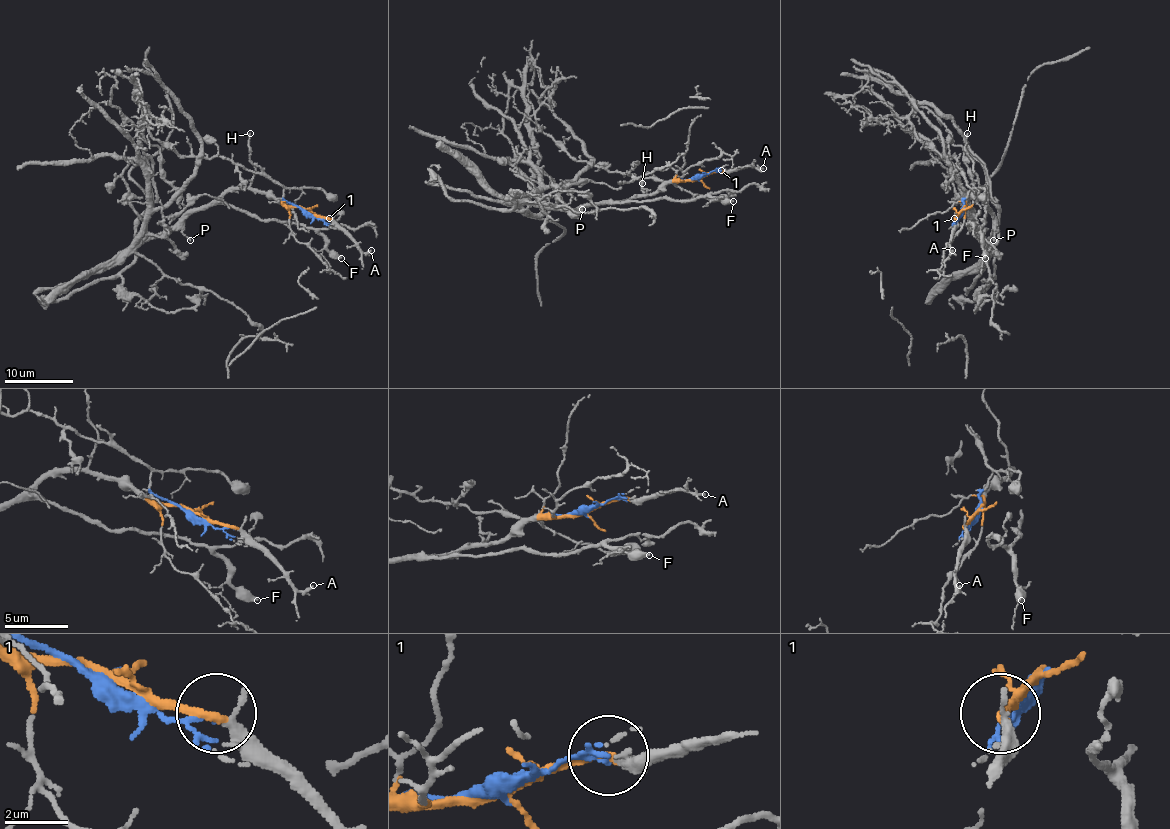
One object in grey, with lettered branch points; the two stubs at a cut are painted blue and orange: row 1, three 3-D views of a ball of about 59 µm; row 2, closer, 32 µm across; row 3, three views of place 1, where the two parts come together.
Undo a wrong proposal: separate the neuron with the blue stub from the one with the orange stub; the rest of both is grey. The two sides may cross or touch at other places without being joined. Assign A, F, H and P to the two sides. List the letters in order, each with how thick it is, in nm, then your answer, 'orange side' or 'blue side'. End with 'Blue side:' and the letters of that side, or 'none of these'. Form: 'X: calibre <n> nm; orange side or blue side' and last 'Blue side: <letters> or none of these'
A: calibre 240 nm; orange side
F: calibre 400 nm; orange side
H: calibre 100 nm; orange side
P: calibre 120 nm; orange side
Blue side: none of these

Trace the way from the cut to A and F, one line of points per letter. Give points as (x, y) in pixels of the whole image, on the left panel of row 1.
A: (306, 210), (329, 217), (365, 253), (371, 249)
F: (306, 210), (283, 207), (257, 190), (237, 188), (223, 197), (260, 219), (313, 227), (341, 258)

